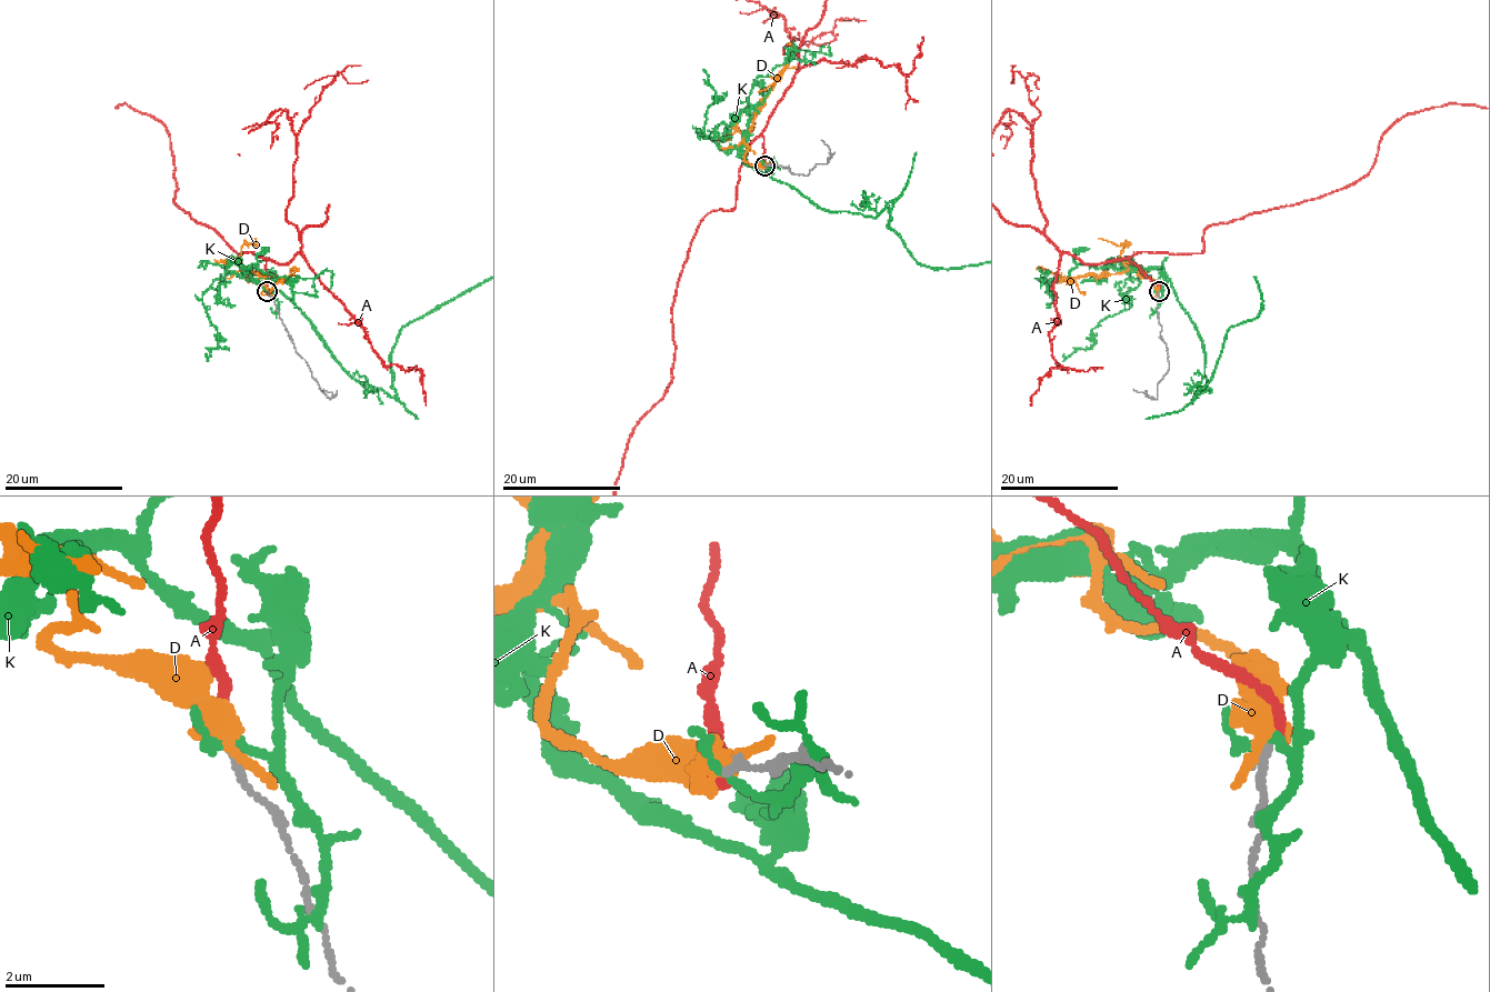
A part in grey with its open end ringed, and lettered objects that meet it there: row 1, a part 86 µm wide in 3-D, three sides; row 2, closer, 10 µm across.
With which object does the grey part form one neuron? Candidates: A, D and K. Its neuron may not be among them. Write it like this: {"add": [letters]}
{"add": ["A"]}

